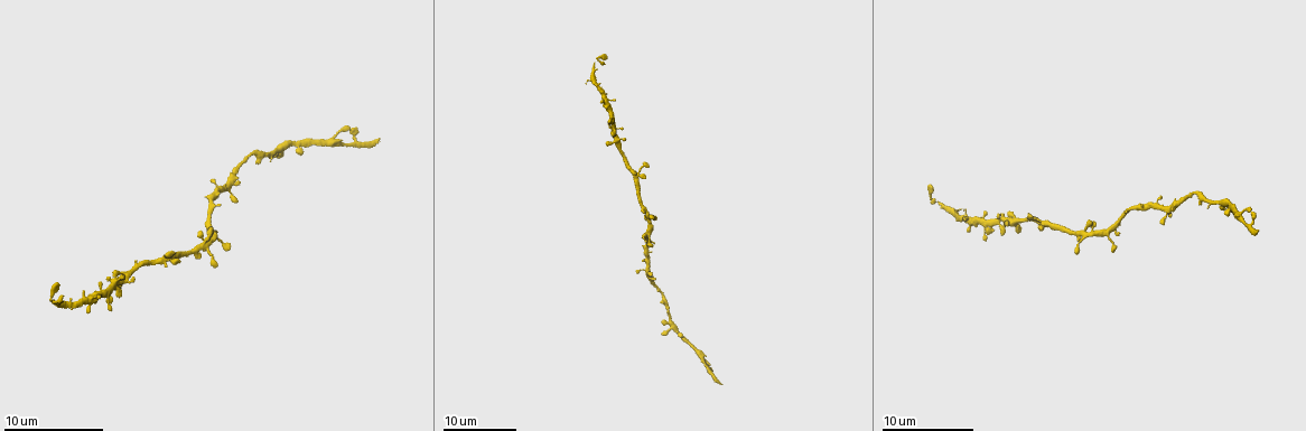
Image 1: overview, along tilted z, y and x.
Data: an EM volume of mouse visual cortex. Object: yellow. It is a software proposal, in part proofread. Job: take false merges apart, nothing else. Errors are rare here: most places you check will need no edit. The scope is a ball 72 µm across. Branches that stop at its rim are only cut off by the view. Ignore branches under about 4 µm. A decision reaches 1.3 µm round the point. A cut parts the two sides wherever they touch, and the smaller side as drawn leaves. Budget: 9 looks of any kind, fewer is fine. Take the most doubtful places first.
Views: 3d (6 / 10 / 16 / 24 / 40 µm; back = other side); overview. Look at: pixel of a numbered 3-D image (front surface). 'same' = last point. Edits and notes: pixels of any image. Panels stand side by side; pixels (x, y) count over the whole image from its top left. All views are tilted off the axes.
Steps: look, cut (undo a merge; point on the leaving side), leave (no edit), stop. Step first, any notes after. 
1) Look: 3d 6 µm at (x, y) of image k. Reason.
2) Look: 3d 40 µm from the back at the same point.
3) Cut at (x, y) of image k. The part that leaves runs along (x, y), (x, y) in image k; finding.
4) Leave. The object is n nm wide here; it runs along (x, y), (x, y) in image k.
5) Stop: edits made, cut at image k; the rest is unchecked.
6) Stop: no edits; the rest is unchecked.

Look: 3d 16 µm at (1103, 234) of image 1. Three arms meet.

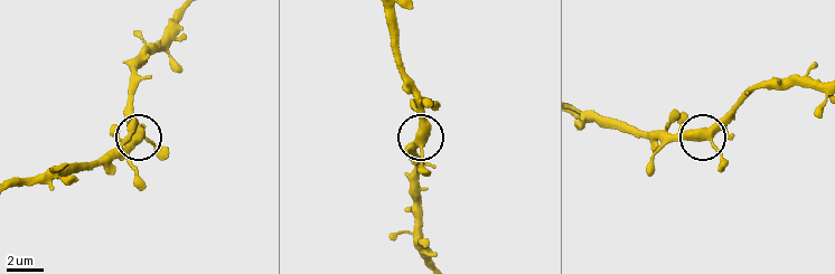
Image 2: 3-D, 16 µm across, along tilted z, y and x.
Look: 3d 10 µm at (426, 135) of image 2.

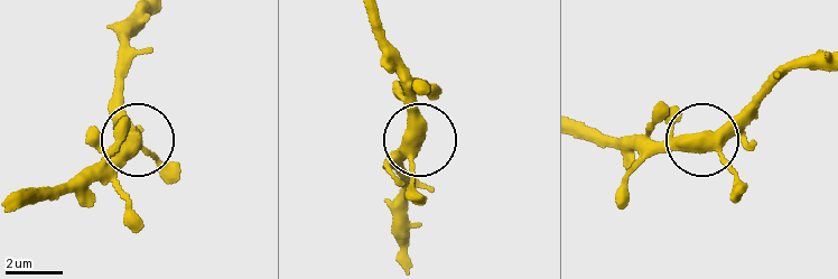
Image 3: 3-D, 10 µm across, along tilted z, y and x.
Leave. Continuous, no second neuron.

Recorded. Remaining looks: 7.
Look: 3d 24 µm at (669, 317) of image 1. Two arms at a narrow angle.

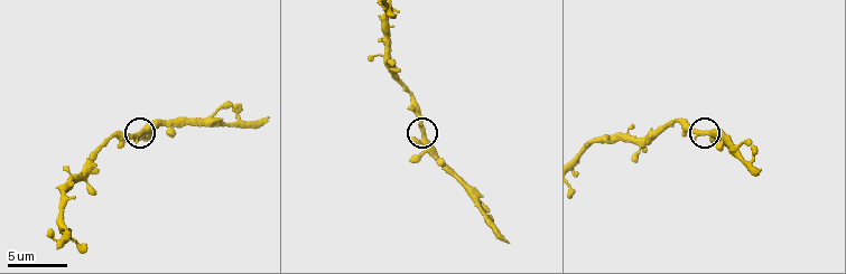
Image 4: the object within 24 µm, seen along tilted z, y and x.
Look: 3d 6 µm at (423, 135) of image 4.

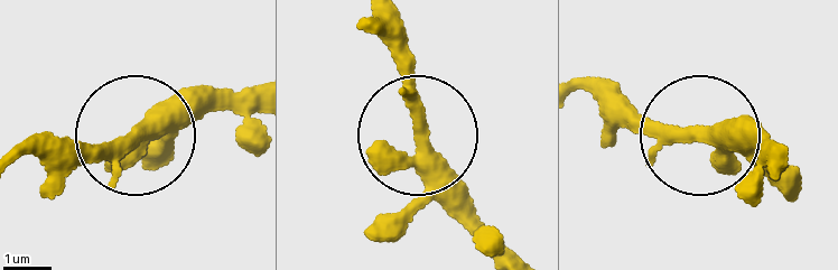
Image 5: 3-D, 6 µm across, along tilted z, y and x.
Leave. It runs along (19, 160), (55, 139), (109, 150), (229, 110) in image 5; one neuron here.

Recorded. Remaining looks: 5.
Look: 3d 24 µm at (128, 275) of image 1. Sudden change in width.

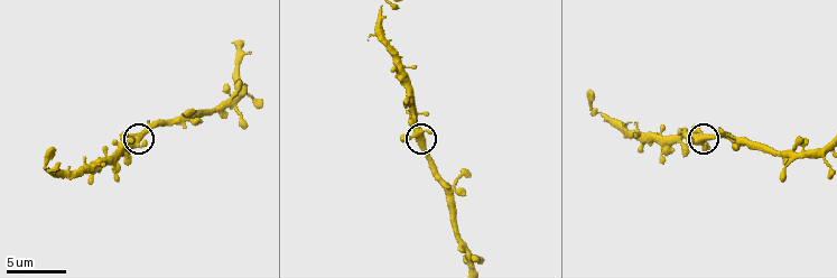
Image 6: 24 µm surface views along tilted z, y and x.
Look: 3d 10 µm at (421, 139) of image 6. Closer look.

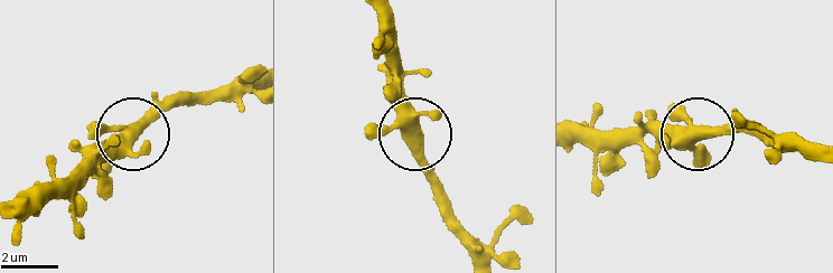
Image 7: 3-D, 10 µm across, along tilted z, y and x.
Leave. Continuous, no second neuron.

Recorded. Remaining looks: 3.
Look: 3d 16 µm at (396, 77) of image 4. Calibre changes.

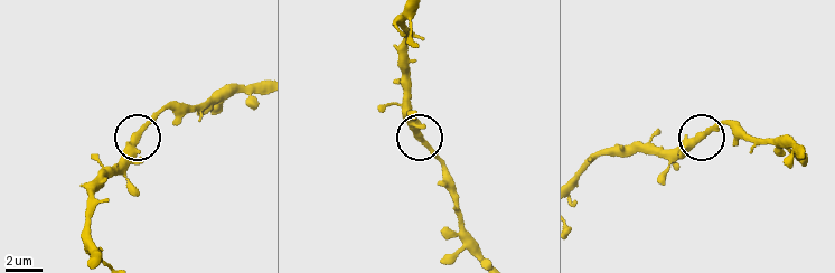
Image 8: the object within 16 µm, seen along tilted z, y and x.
Leave. It runs along (582, 170), (607, 153), (676, 157), (726, 119) in image 8; continuous, no second neuron.

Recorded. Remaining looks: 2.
Stop: no edits; the rest is unchecked.

